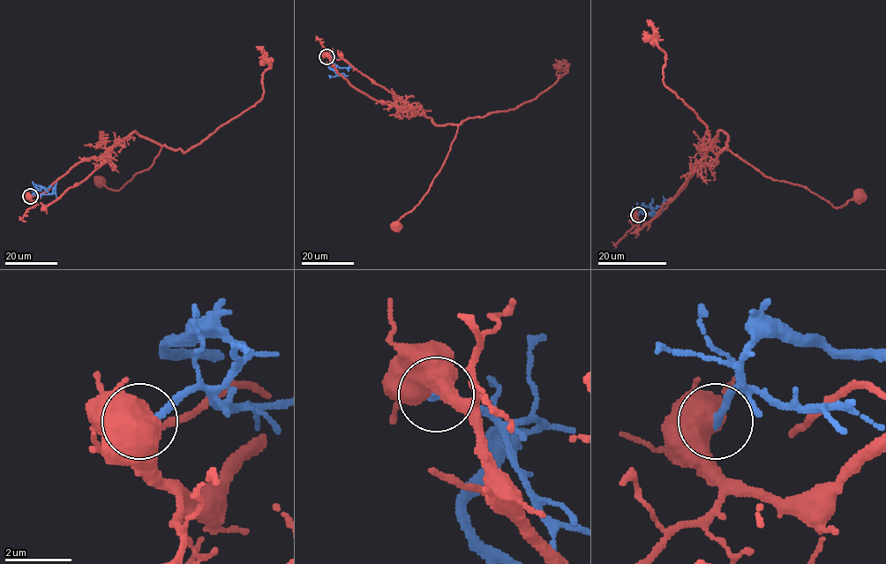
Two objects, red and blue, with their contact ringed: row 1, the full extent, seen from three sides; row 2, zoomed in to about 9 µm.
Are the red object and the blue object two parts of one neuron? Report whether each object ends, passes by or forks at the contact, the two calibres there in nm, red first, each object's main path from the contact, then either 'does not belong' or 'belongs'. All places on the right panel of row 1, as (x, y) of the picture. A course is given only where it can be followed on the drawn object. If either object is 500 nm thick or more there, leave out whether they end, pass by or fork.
800 nm thick on the red side, 240 nm on the other; red runs (638, 214), (641, 222), (656, 217), (721, 131), (726, 147), (766, 176), (805, 186), (837, 207), (857, 196); blue runs (638, 214), (641, 207), (645, 206), (658, 207), (664, 200), (663, 196); does not belong

